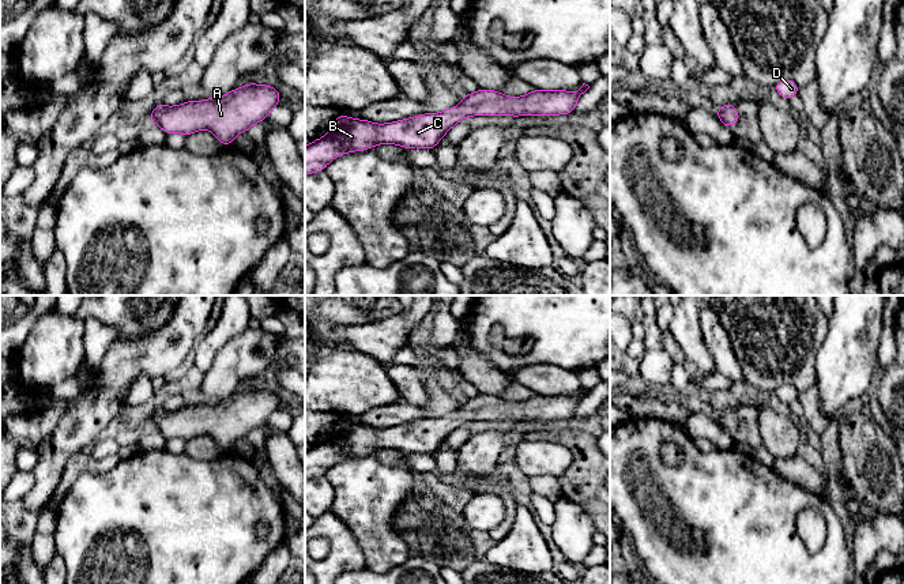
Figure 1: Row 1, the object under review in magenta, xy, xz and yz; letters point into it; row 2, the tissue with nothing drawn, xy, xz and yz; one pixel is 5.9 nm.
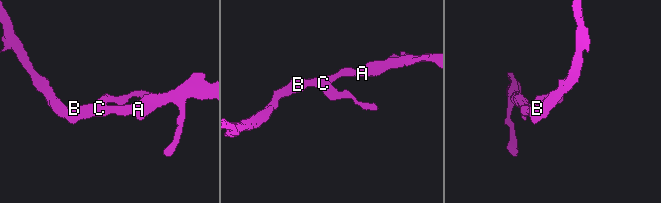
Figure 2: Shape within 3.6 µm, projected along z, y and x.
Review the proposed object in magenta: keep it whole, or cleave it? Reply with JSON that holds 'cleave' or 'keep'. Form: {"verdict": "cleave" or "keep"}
{"verdict": "keep"}

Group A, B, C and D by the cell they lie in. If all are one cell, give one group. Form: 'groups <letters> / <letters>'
groups A B C D

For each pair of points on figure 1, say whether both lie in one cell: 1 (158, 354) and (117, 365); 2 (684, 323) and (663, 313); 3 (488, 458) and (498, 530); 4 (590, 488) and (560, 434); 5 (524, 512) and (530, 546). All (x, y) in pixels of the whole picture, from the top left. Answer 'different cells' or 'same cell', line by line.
1: same cell
2: different cells
3: different cells
4: same cell
5: same cell

